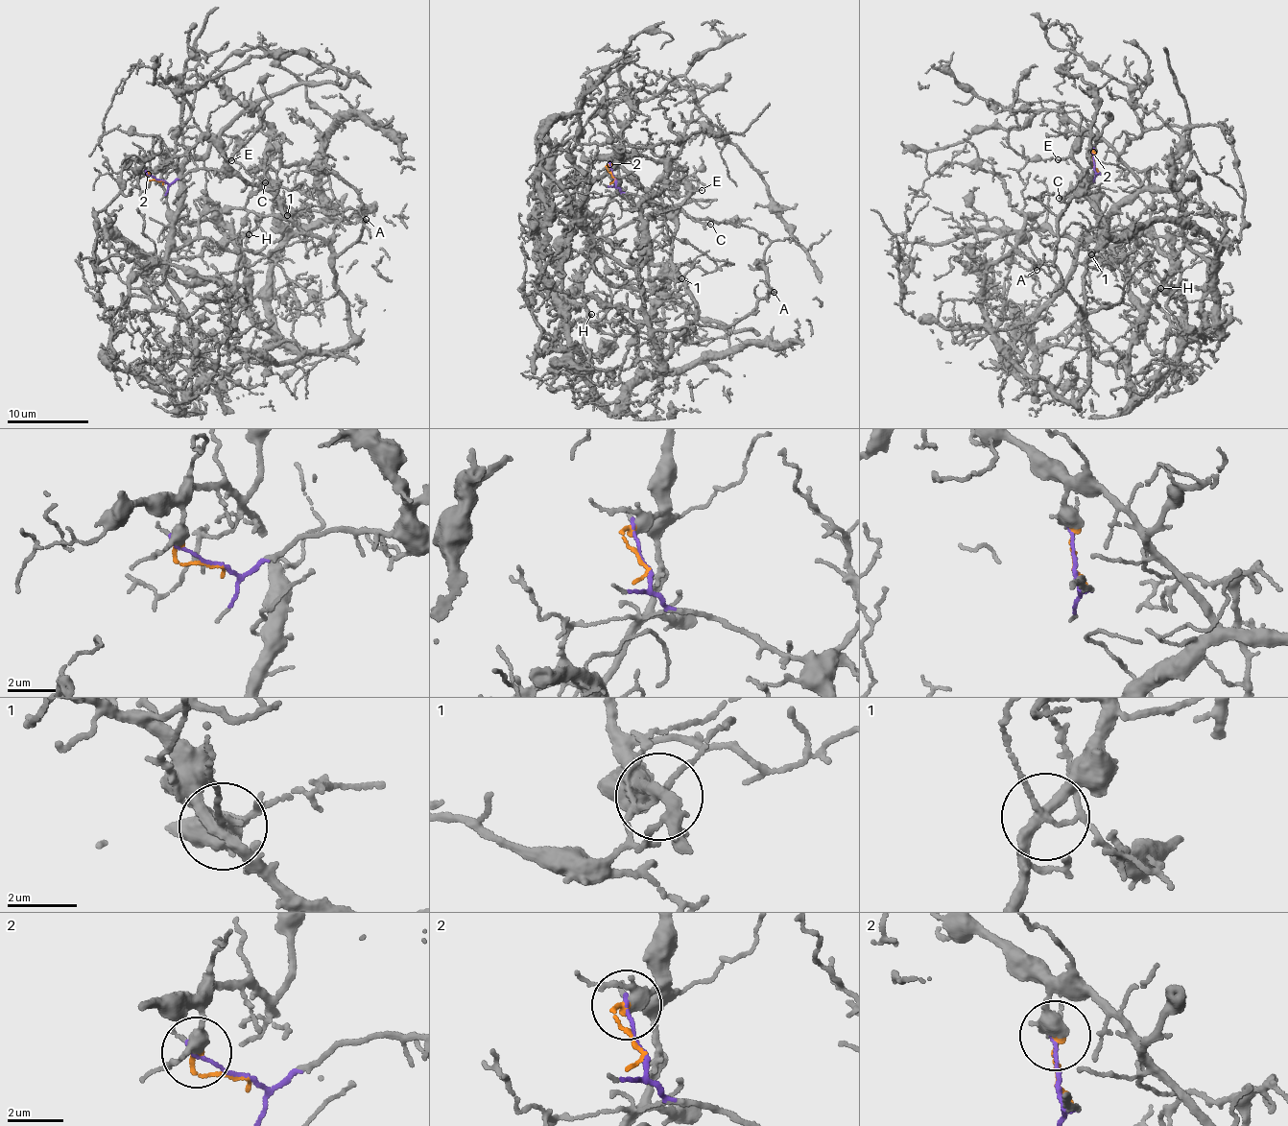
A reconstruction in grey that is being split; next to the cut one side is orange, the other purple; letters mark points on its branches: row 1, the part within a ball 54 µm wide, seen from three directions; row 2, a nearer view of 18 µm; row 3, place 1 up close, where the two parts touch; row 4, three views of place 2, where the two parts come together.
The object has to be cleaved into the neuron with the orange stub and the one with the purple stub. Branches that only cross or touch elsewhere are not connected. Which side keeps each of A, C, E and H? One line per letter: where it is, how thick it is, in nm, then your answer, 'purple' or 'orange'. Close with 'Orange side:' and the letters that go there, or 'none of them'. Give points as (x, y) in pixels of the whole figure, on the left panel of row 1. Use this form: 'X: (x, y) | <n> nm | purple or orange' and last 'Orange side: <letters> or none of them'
A: (366, 219) | 130 nm | purple
C: (265, 182) | 110 nm | purple
E: (231, 160) | 90 nm | purple
H: (249, 234) | 100 nm | orange
Orange side: H

